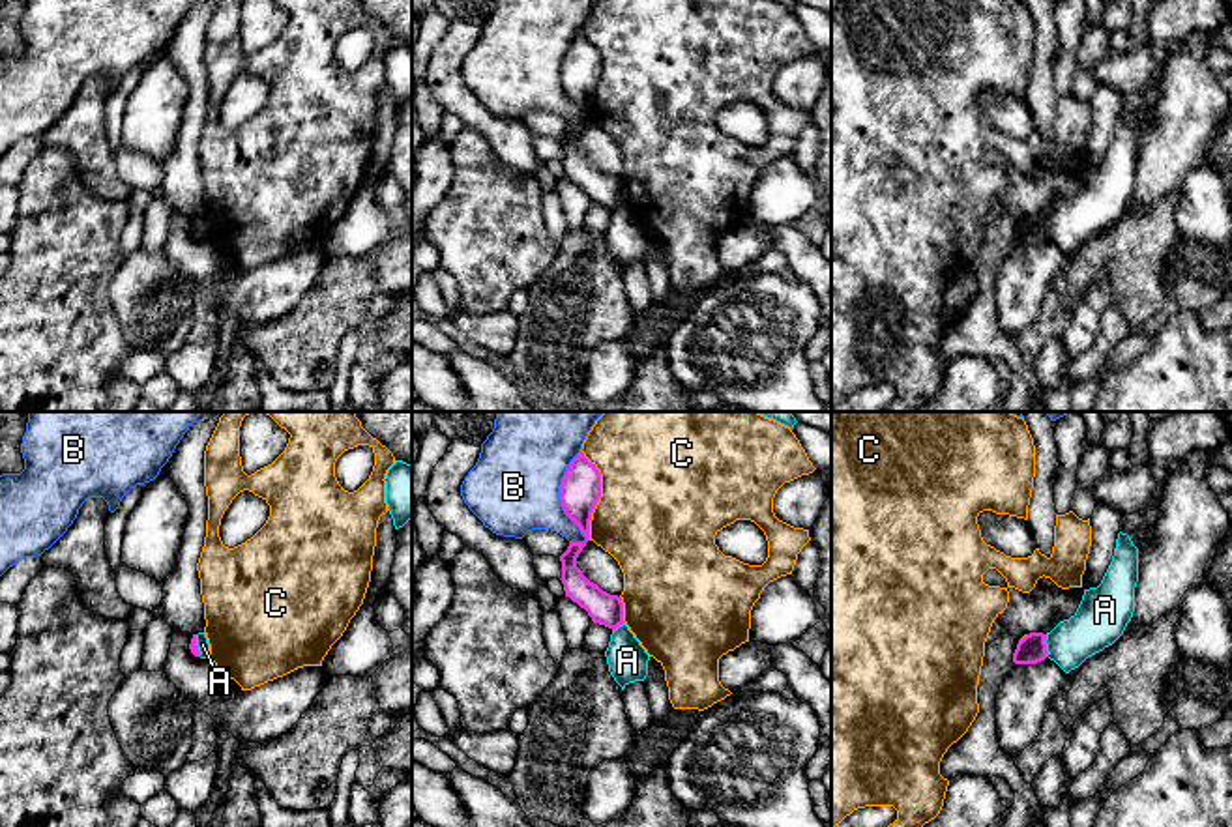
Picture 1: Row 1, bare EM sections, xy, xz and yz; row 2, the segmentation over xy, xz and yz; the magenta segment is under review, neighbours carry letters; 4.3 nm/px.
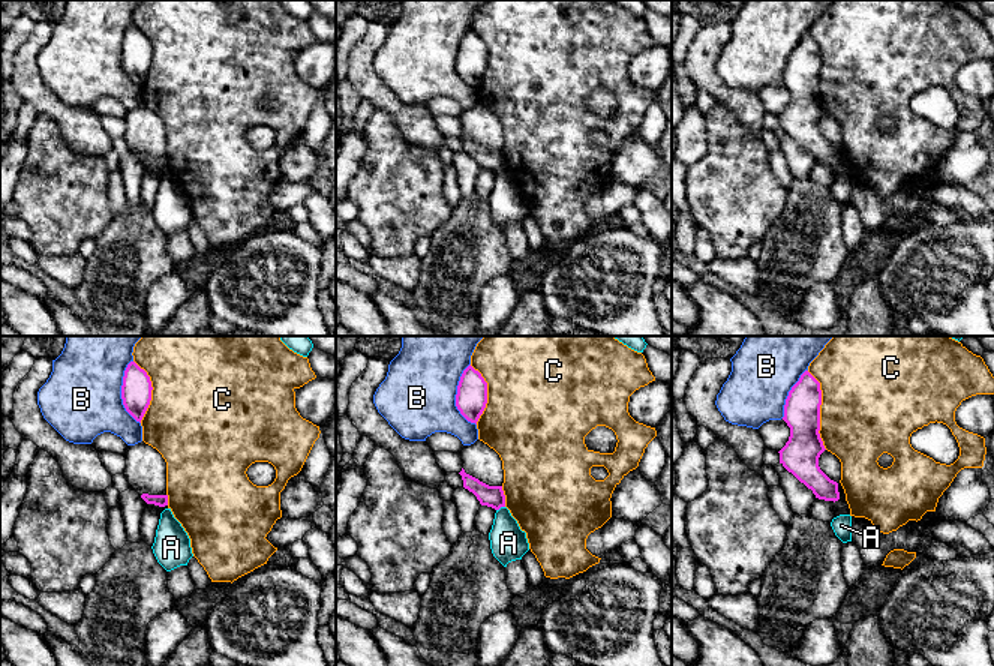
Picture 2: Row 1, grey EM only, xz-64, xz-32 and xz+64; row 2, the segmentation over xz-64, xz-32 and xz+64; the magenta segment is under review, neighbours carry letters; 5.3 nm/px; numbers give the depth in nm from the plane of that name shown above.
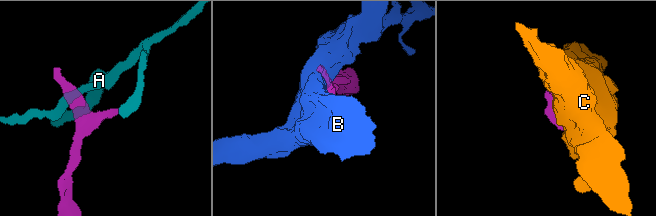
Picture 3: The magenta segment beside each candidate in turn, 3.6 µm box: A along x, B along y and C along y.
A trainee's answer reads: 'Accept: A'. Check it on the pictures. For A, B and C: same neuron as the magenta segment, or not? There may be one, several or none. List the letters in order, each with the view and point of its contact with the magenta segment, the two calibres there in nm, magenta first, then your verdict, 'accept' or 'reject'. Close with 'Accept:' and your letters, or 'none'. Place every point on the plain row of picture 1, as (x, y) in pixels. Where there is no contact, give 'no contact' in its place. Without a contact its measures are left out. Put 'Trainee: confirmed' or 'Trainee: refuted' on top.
Trainee: refuted
A: meets magenta in yz at (1045, 227); 120 nm thick on the magenta side, 220 nm on the other; reject
B: meets magenta in xz at (562, 85); 180 nm thick on the magenta side, 380 nm on the other; reject
C: meets magenta in xz at (600, 75); 180 nm thick on the magenta side, 500 nm on the other; reject
Accept: none

